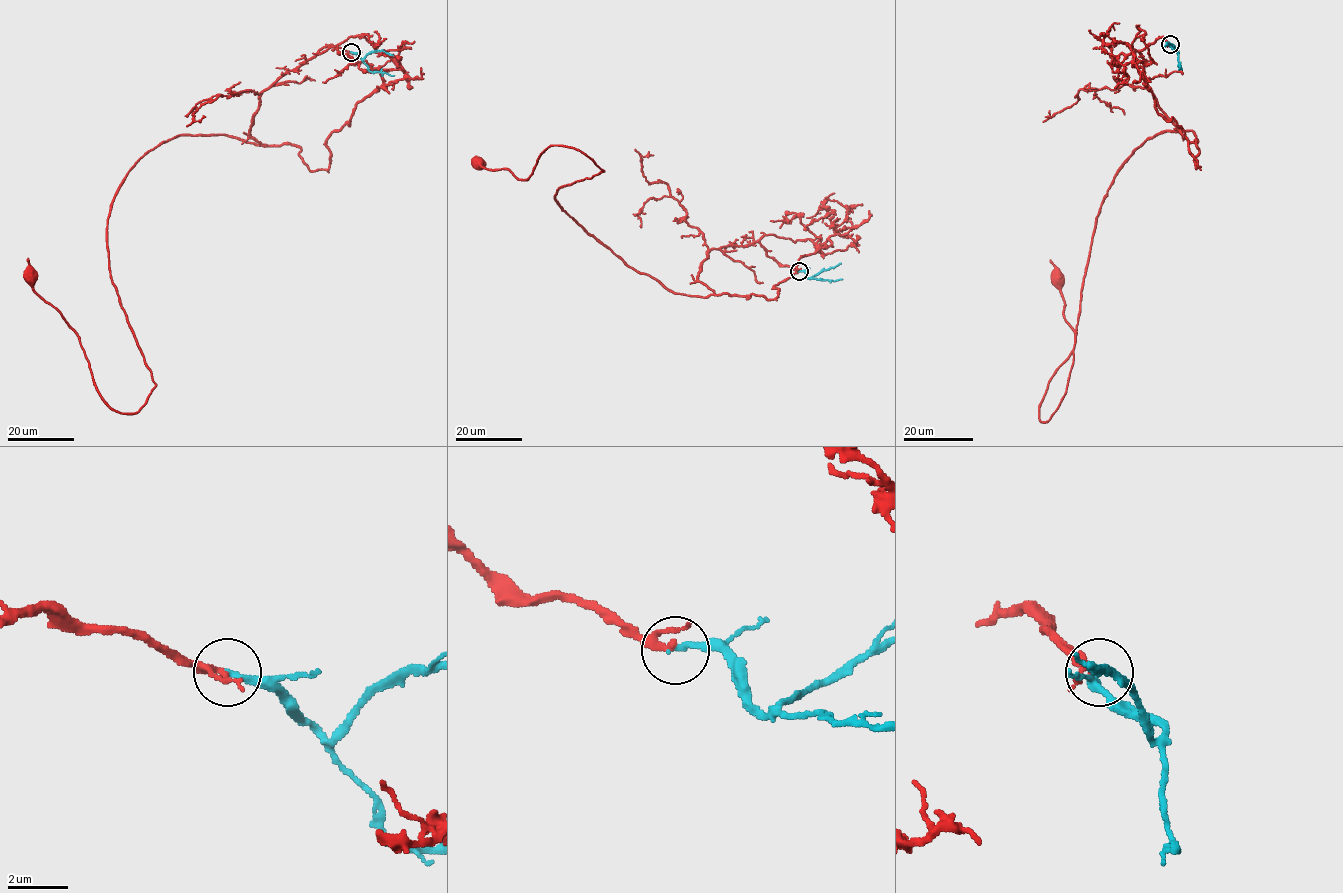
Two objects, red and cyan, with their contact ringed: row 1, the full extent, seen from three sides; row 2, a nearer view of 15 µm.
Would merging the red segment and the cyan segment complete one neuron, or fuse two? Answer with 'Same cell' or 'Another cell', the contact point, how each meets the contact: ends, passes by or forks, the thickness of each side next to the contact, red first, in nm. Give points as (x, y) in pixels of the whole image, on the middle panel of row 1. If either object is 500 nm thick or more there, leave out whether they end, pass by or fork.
Same cell. Place: (799, 271). At the ring red passes by. At the ring cyan ends. Thickness 160 nm (red) against 190 nm

